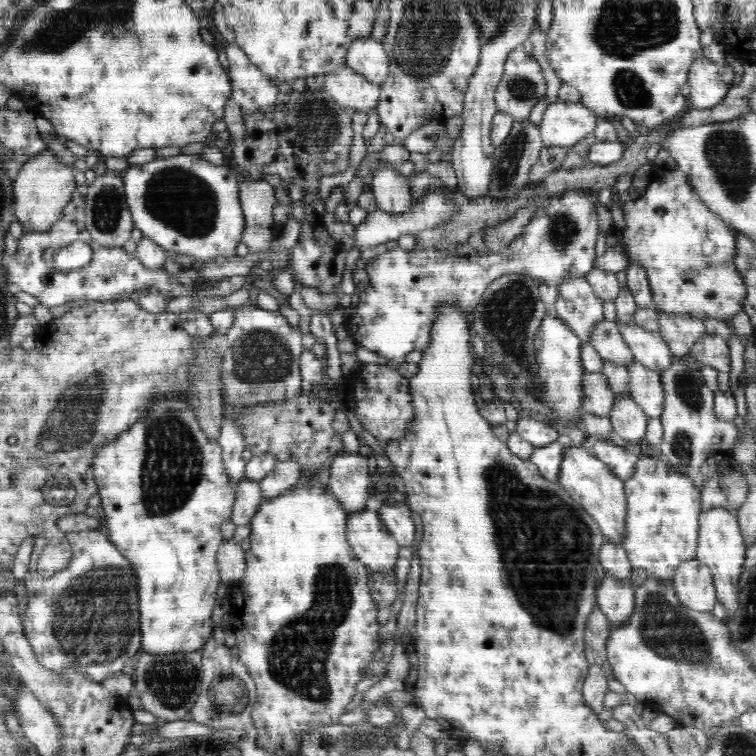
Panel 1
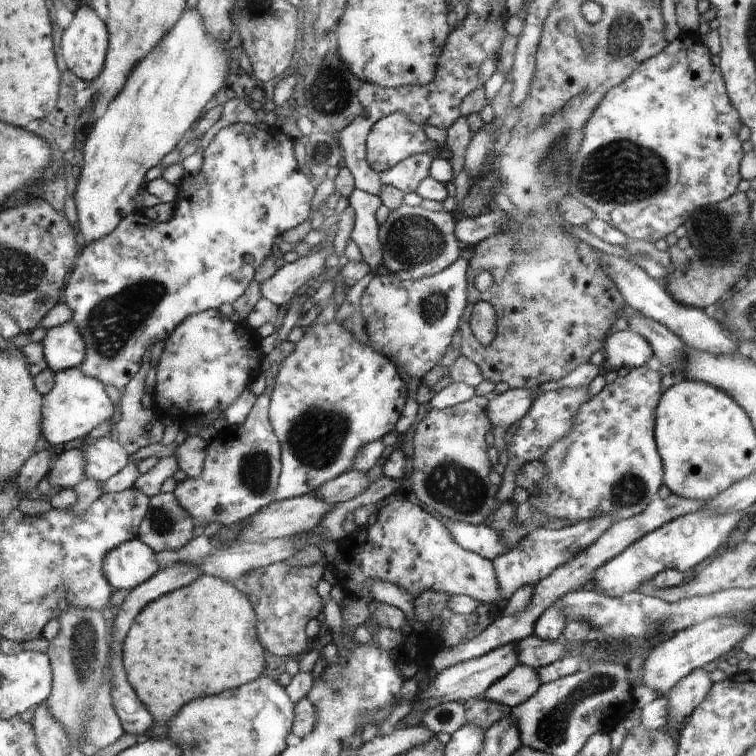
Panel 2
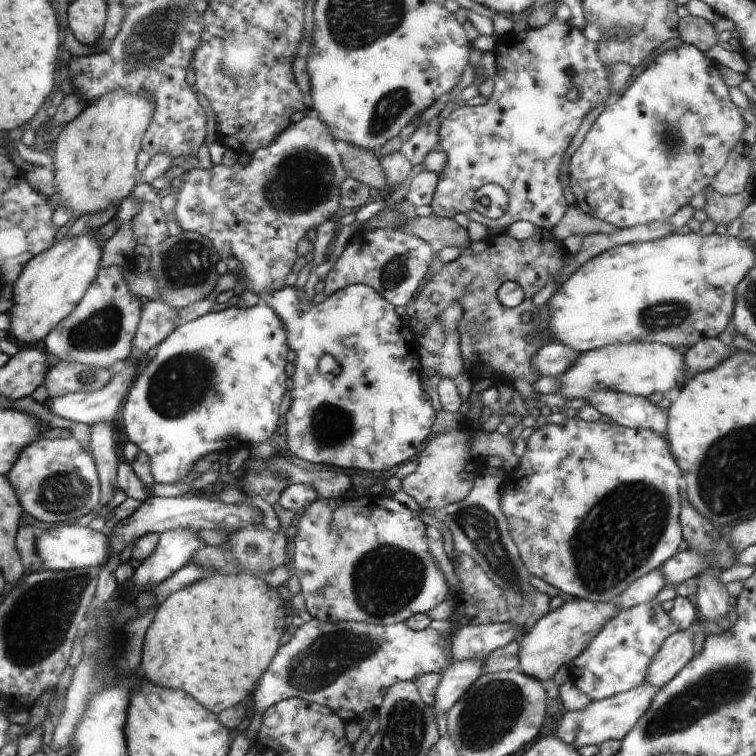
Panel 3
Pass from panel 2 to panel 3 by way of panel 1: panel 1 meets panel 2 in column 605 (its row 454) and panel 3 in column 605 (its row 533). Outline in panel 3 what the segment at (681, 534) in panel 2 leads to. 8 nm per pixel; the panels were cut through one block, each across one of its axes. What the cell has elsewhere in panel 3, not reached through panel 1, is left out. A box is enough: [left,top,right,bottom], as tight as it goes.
[519,599,619,684]

